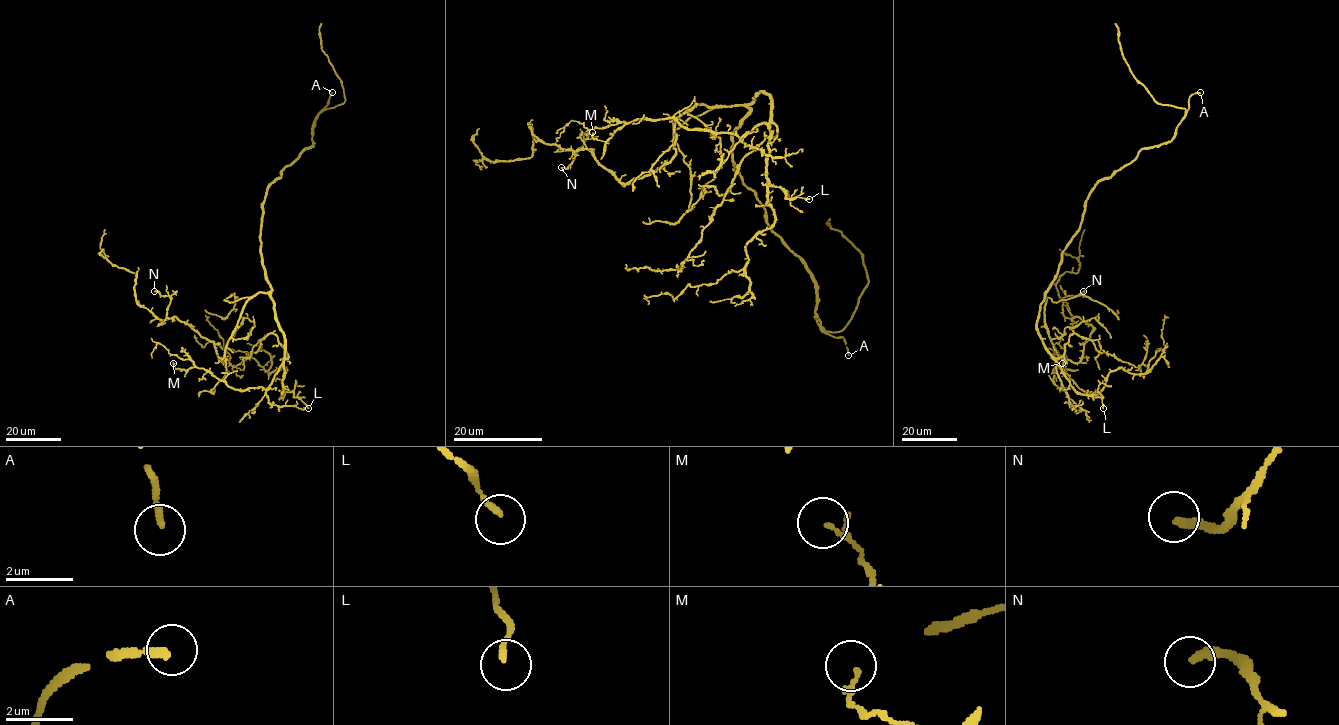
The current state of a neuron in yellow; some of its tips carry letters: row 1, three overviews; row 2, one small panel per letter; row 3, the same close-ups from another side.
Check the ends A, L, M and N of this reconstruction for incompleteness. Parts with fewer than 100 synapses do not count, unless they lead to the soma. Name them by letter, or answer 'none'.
A

